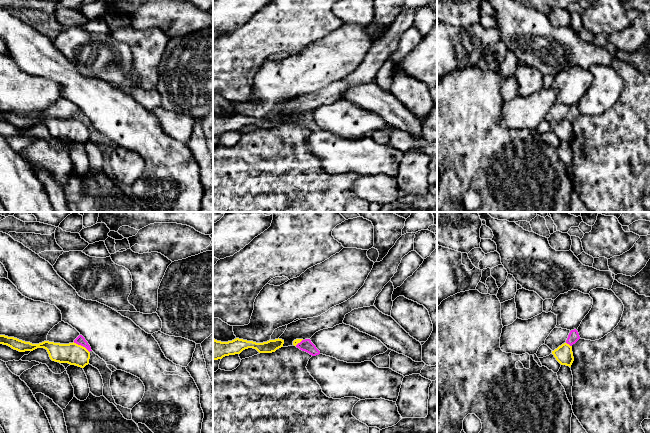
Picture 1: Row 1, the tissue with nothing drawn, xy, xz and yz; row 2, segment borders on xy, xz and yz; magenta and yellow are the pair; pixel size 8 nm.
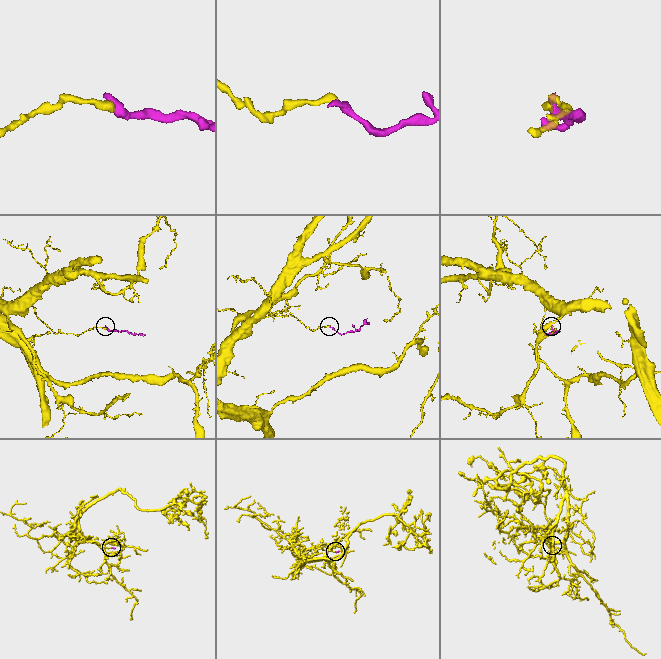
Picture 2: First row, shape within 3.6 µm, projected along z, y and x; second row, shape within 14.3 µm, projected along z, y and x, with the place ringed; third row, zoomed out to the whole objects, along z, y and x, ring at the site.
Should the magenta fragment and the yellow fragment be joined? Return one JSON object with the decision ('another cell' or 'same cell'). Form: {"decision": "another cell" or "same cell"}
{"decision": "another cell"}

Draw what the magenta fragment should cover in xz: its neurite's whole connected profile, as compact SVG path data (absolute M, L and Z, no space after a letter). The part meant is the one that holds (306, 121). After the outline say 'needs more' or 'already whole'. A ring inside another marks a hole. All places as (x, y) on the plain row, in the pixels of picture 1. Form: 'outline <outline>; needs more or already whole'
outline M310 115L302 116L300 119L296 121L302 127L309 129L312 132L316 132L320 130L320 127L316 124L316 122L311 118Z; already whole

